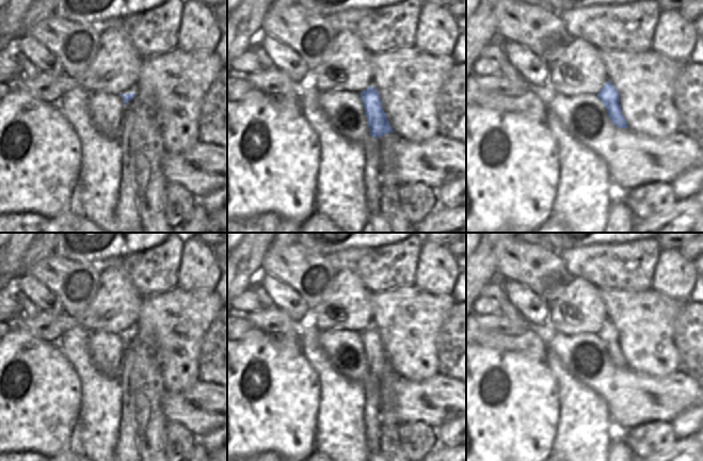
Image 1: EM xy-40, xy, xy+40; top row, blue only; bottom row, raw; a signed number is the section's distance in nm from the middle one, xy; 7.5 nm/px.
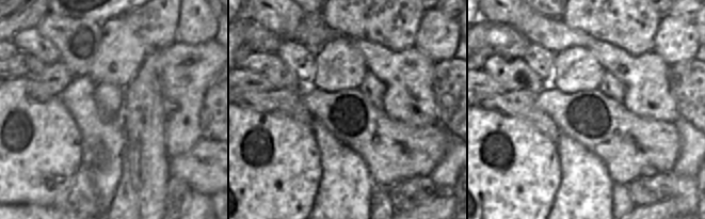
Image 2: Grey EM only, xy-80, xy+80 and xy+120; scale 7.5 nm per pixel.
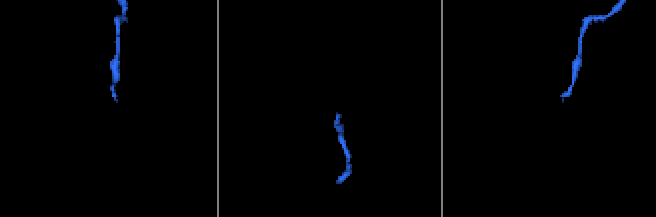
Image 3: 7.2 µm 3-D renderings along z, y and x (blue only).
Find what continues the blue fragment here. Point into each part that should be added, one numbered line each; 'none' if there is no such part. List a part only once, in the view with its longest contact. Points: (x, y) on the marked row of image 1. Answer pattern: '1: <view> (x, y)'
1: xy (371, 177)

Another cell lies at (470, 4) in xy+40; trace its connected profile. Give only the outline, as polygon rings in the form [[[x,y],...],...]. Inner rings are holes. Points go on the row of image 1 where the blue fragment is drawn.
[[[466,0],[466,19],[472,16],[480,3],[480,0]]]

